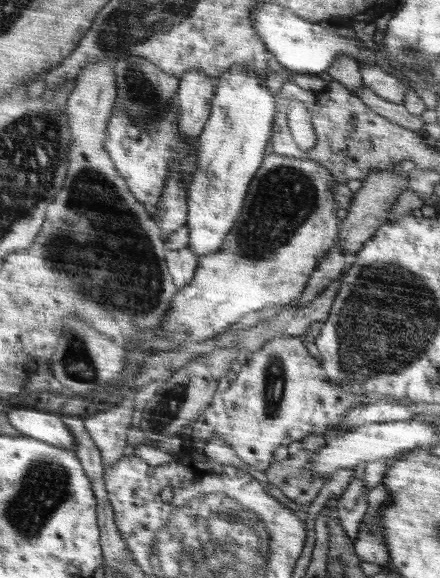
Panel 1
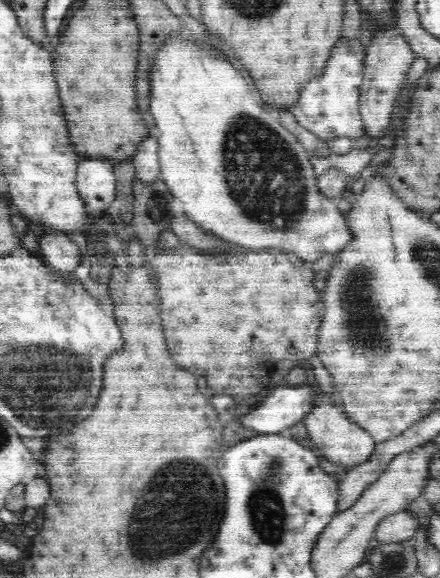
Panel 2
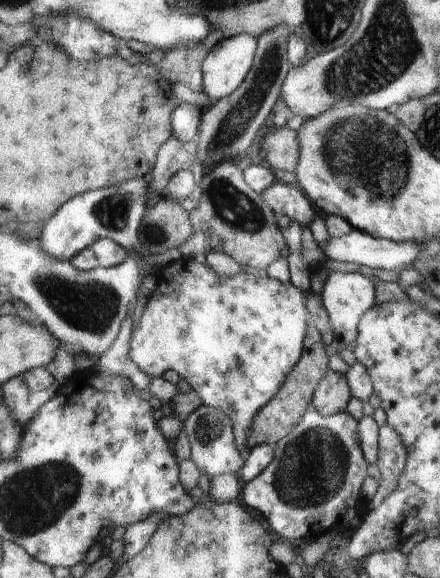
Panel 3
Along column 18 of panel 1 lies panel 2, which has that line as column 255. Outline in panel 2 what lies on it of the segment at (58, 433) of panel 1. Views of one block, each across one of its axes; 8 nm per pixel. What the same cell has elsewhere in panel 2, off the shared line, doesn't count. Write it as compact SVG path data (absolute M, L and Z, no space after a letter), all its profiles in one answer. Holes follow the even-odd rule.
M307 378L304 382L298 384L282 383L270 388L270 392L265 400L258 406L252 408L250 414L246 414L242 418L244 426L255 428L258 432L266 434L279 433L281 430L294 426L297 422L303 420L306 415L309 415L321 404L321 398L324 397L317 386L316 381L312 378Z

